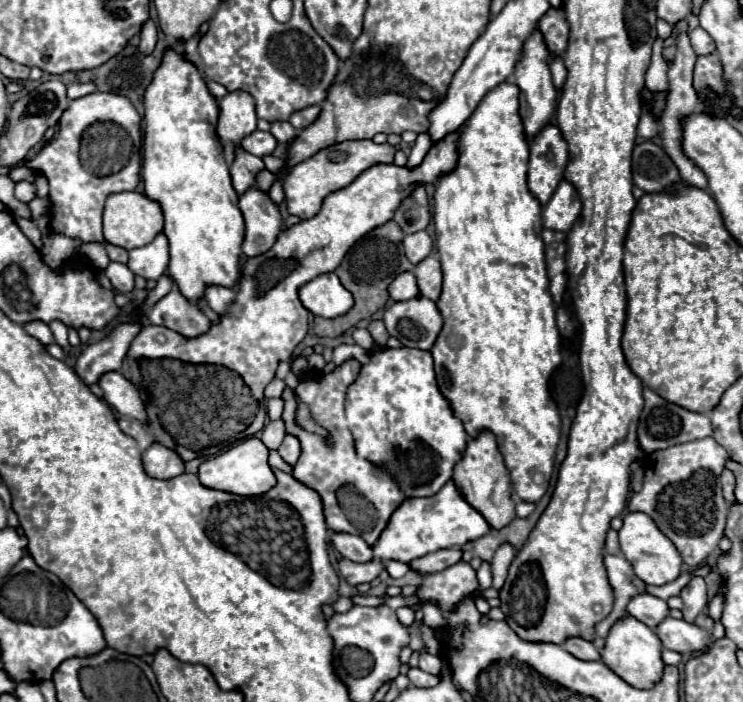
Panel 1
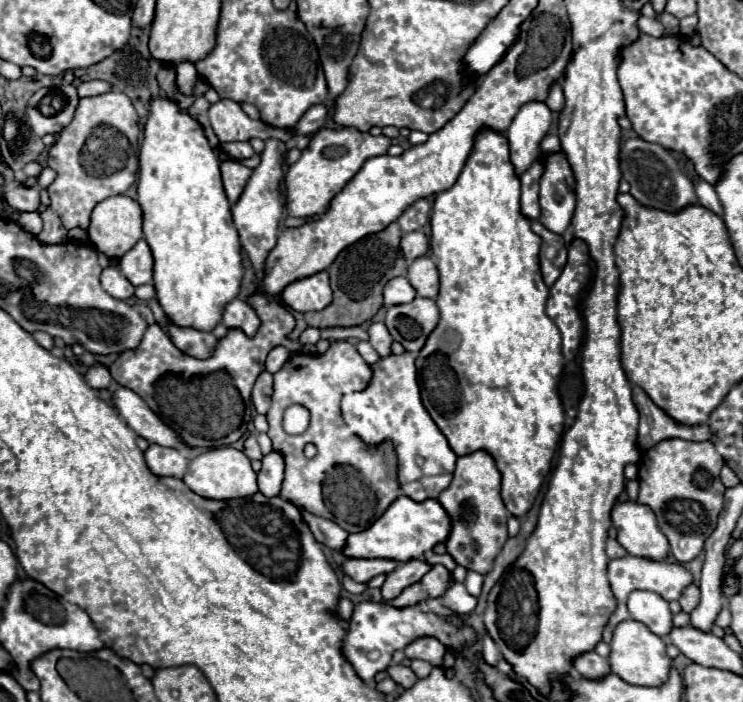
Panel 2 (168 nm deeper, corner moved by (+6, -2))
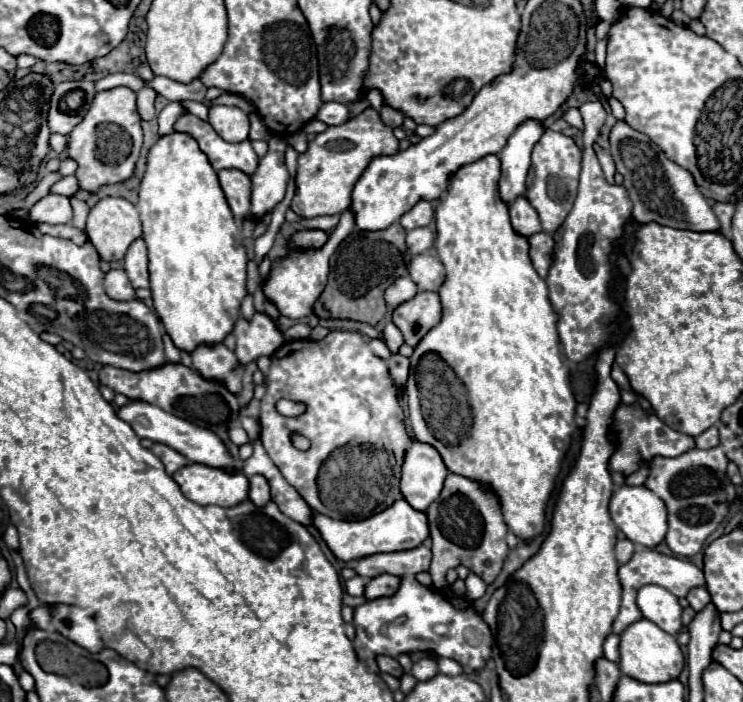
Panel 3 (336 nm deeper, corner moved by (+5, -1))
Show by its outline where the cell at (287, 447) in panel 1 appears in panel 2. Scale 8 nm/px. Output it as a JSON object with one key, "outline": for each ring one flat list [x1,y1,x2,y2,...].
{"outline":[[275,451,263,457,263,467,257,473,257,485,263,495,277,497,281,491,281,481,283,481,283,457]]}

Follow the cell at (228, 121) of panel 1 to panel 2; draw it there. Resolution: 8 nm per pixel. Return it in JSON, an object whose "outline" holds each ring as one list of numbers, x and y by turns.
{"outline":[[219,99,209,107,209,121,219,137,219,141,249,141,253,137,259,139,281,139,289,141,293,133,289,129,269,127,261,119,249,119,237,101]]}

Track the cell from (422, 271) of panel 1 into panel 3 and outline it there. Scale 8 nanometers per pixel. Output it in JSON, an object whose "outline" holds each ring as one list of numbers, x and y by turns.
{"outline":[[430,254,416,256,410,262,408,272,410,272,410,278,416,282,418,290,428,290,428,292,438,292,438,288,446,278,442,262]]}

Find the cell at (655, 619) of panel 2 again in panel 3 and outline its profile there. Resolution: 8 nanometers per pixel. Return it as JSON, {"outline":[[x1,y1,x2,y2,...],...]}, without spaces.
{"outline":[[642,586,638,590,636,602,642,616,654,622,656,626,660,626,664,632,676,636,682,630,682,622,680,622,682,606,678,604,678,598,674,598,674,594,670,594,666,588]]}

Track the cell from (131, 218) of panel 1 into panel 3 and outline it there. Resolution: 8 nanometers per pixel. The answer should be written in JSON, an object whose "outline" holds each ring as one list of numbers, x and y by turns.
{"outline":[[102,198,88,214,88,222,86,222,86,234,90,238,90,242,96,246,98,254,102,260,112,262,112,260,122,260,126,250,130,248,130,244,142,236,142,224,138,218,138,212,134,208,134,204,130,204,124,198]]}

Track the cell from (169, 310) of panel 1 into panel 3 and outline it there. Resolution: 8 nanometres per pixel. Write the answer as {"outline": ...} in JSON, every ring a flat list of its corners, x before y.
{"outline":[[222,342,220,344,200,344,192,352,192,368,198,370,204,378,222,378,234,394,242,390,242,374,234,370,236,356]]}

